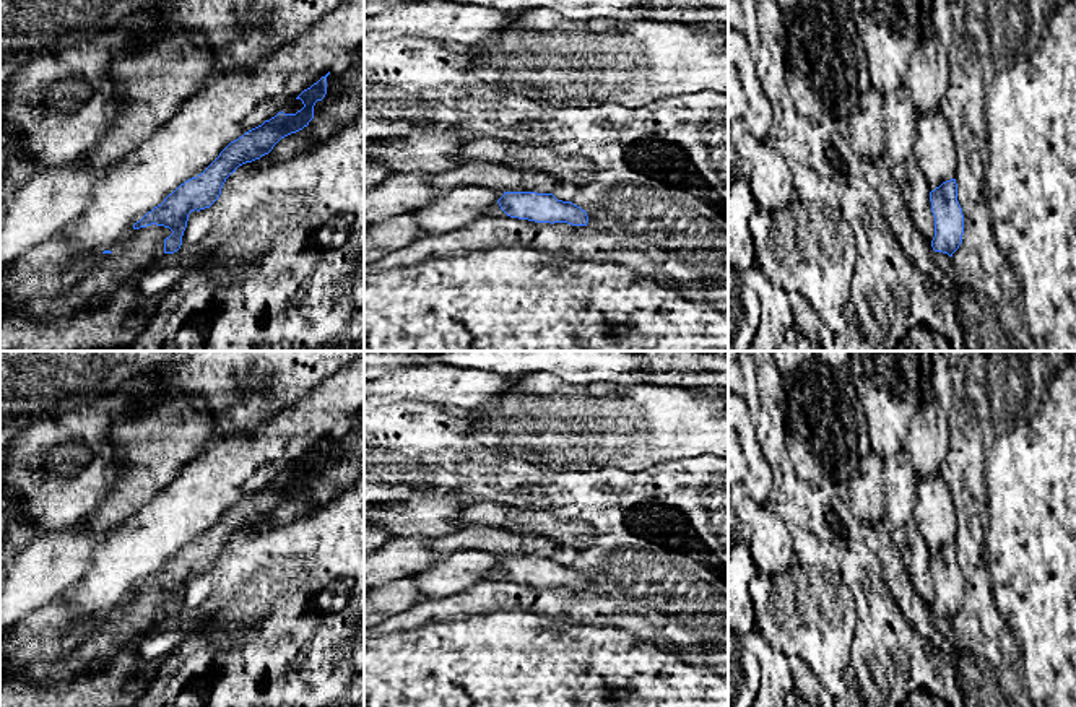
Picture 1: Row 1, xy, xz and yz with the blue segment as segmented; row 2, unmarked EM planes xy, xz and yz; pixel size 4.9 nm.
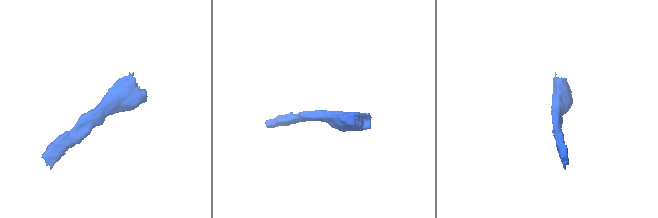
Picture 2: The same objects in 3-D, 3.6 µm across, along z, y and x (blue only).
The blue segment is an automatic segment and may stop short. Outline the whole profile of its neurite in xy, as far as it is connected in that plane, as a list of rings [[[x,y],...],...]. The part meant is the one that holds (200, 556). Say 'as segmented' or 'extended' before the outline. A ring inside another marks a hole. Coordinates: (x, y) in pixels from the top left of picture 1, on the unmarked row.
as segmented; [[[330,436],[296,462],[304,468],[301,475],[296,478],[284,478],[281,475],[270,484],[265,484],[262,489],[231,505],[202,538],[180,548],[161,569],[137,585],[133,593],[151,588],[169,592],[172,598],[164,603],[164,618],[177,616],[182,609],[189,579],[195,574],[210,572],[219,562],[226,543],[239,530],[260,523],[281,502],[309,489],[314,483],[315,466],[322,465],[327,458],[328,439]]]

